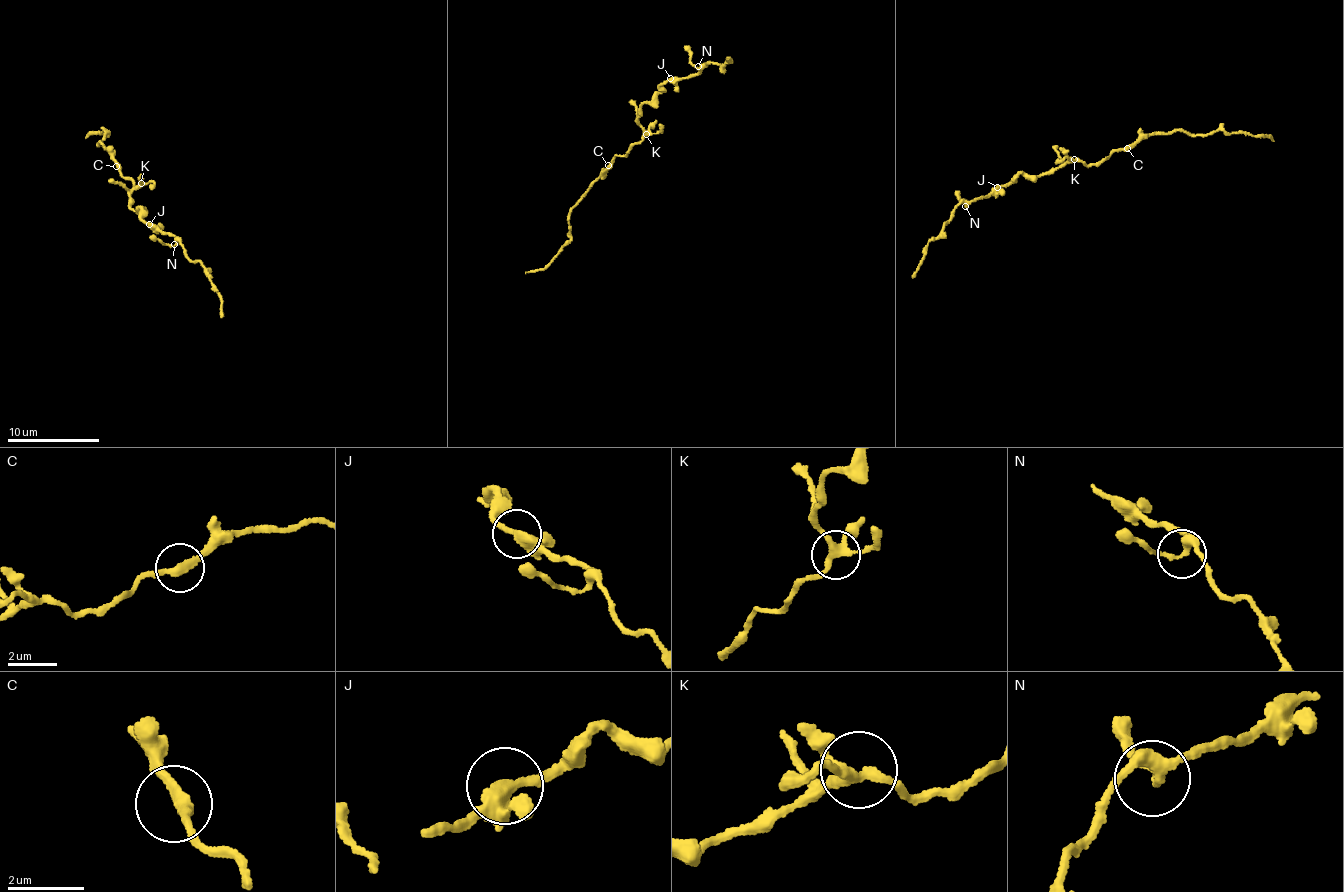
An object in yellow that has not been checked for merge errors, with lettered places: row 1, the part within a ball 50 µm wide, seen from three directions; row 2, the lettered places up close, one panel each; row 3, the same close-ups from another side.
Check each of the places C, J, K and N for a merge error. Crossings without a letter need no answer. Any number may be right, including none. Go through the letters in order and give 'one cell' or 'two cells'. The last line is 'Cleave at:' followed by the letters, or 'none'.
C: one cell
J: one cell
K: one cell
N: one cell
Cleave at: none

